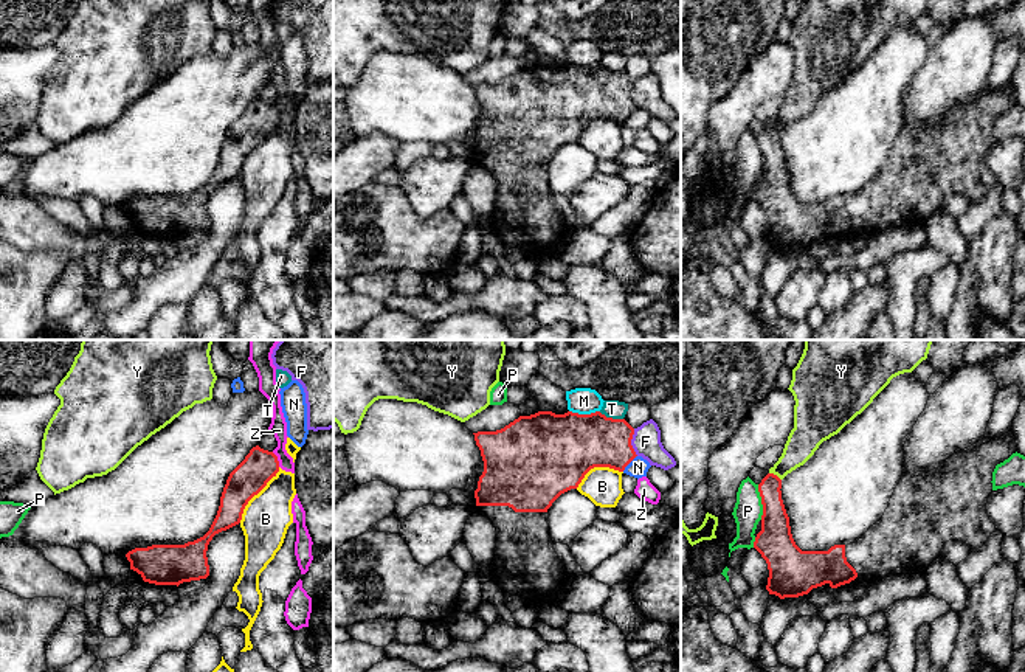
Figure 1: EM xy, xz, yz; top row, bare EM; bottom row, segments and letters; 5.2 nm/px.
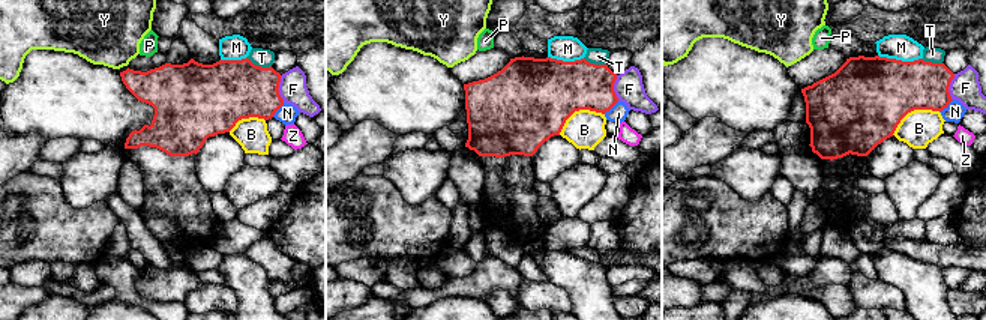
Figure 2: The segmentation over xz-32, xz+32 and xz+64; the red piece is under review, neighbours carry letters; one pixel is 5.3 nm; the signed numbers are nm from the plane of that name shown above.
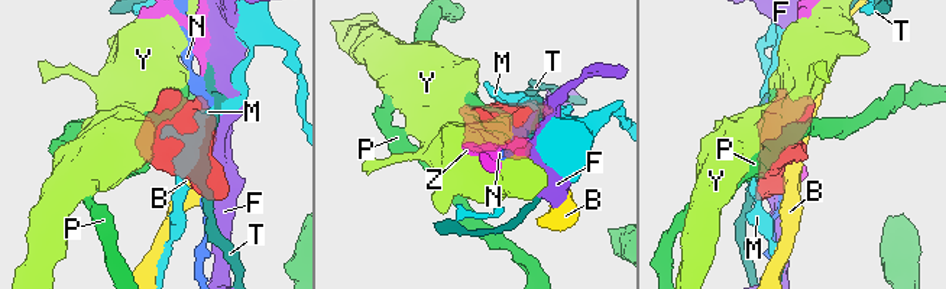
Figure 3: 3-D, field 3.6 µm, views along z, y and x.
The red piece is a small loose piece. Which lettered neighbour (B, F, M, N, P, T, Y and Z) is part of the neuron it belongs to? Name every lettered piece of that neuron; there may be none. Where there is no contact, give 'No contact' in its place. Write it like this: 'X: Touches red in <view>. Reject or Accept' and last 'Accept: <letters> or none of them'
B: Touches red in xy. Reject
F: Touches red in xz. Reject
M: Touches red in xz. Reject
N: Touches red in xz. Reject
P: Touches red in yz. Reject
T: Touches red in xz. Reject
Y: Touches red in yz. Reject
Z: Touches red in xy. Reject
Accept: none of them

